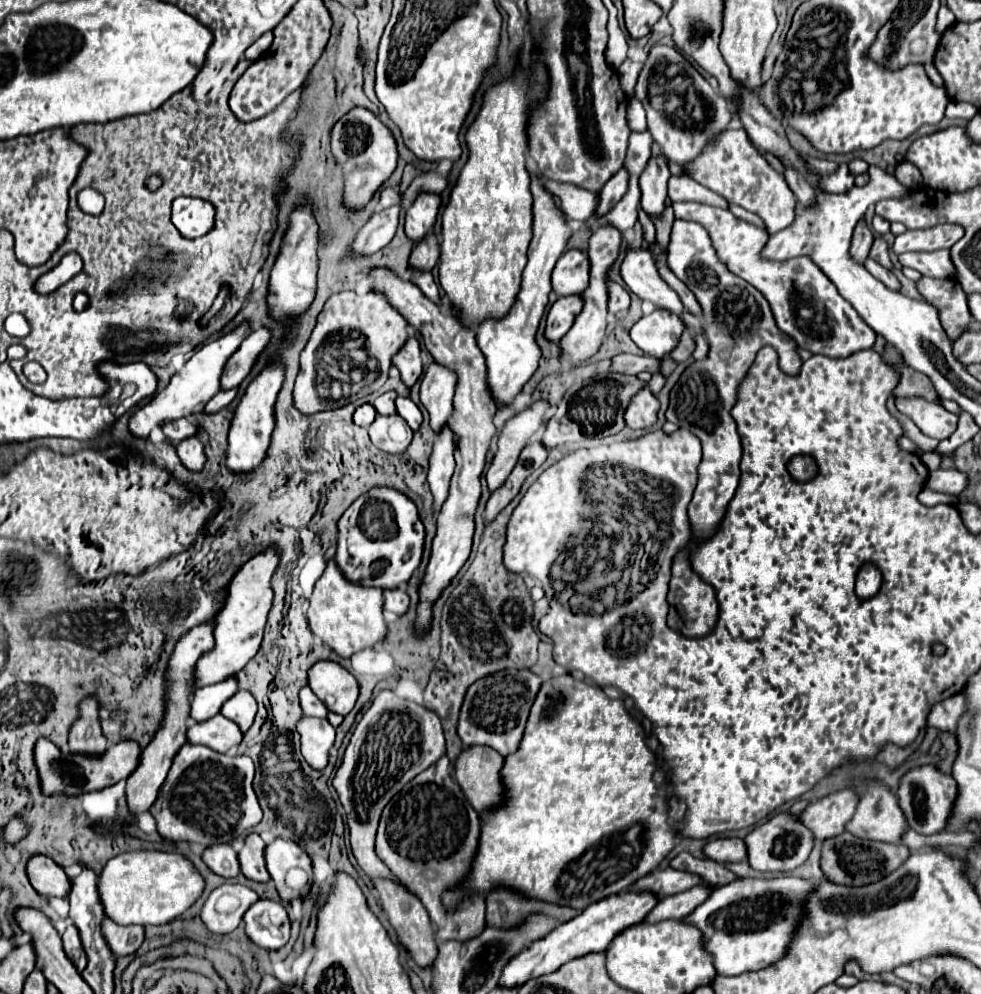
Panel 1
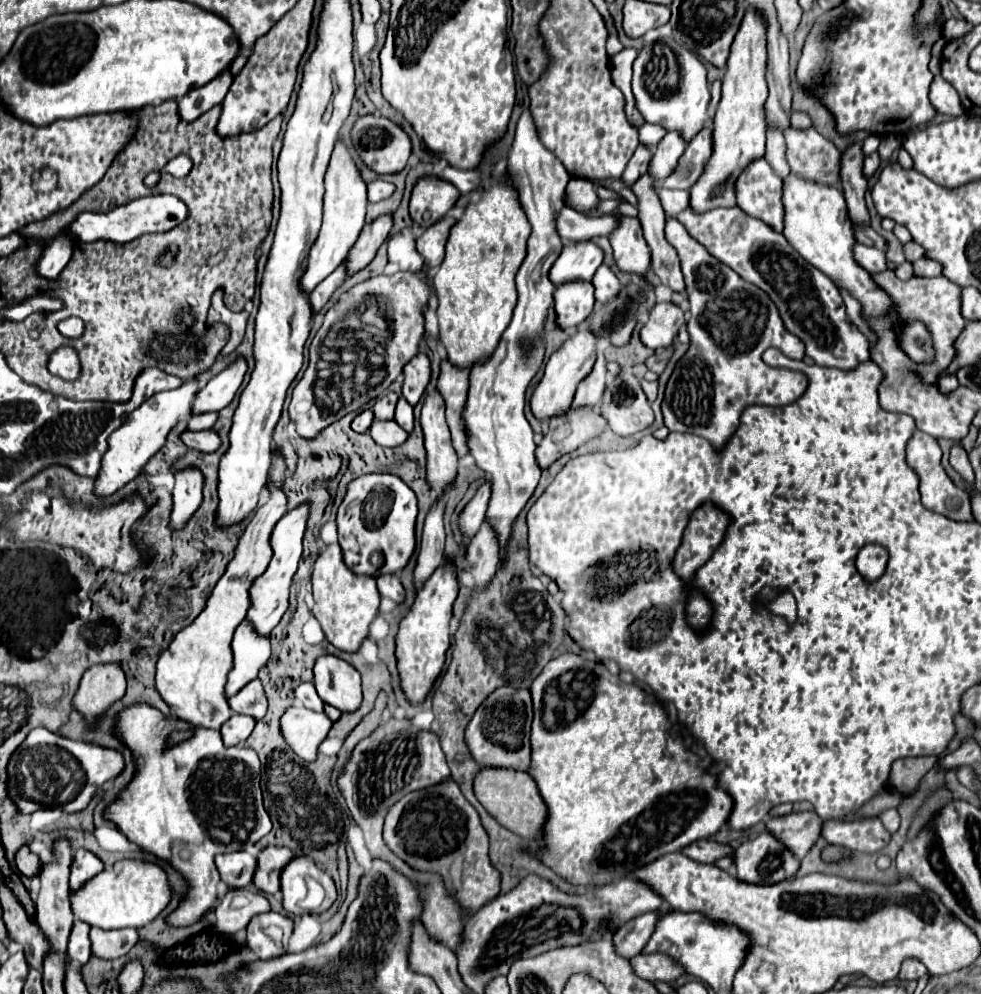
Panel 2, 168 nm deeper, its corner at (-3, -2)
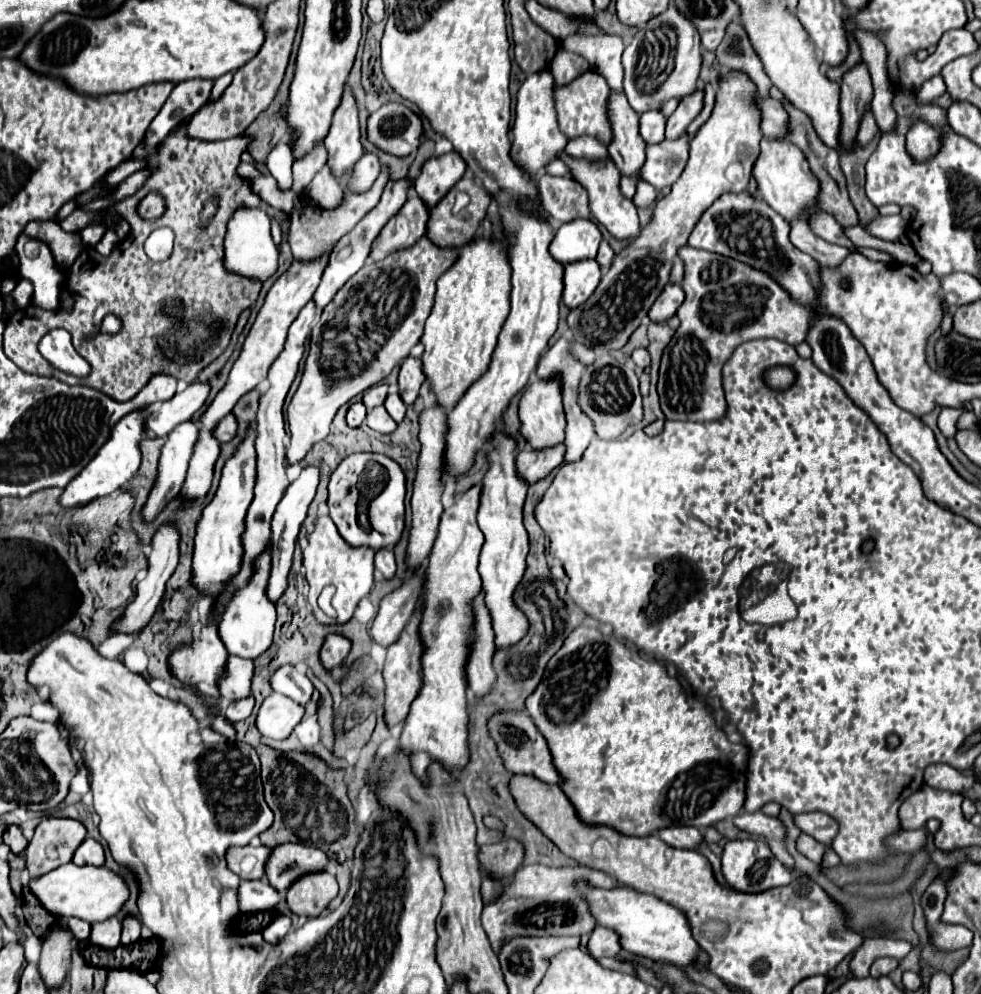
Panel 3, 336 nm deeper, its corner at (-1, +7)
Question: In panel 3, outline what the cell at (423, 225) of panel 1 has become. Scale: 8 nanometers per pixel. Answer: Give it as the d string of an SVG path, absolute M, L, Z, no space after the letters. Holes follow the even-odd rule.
M457 152L429 158L421 168L419 178L413 182L413 188L425 206L433 208L461 180L465 168L467 166Z

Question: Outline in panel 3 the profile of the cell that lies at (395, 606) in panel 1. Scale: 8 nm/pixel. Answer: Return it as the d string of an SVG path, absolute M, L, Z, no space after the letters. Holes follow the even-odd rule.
M391 548L375 554L375 568L377 568L387 580L395 576L397 566L395 566L395 558L393 558L393 550L391 550Z

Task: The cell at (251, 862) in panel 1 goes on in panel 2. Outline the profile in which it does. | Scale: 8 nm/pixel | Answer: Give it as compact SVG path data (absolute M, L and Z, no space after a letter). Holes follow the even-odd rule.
M267 847L259 855L259 865L255 873L255 887L263 893L275 895L281 887L281 869L295 857L291 849L285 847Z

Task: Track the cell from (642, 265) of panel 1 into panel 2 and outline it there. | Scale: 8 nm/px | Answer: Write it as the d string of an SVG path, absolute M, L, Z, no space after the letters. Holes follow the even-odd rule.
M617 215L617 219L619 225L609 235L609 241L619 269L635 275L647 275L651 253L643 239L639 219L627 215Z

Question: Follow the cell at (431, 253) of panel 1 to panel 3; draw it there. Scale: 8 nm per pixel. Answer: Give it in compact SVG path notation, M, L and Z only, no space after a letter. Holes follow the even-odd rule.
M463 178L463 180L459 180L459 182L455 184L455 188L451 188L451 192L429 212L427 234L425 234L425 236L427 236L435 246L439 246L439 248L455 248L455 250L459 250L461 246L465 246L465 244L475 236L475 232L477 232L477 228L479 228L479 222L487 216L487 206L489 206L489 202L491 202L491 198L489 198L487 190L481 188L479 184L475 184L473 178ZM457 192L467 192L467 194L471 196L471 202L467 204L467 208L463 208L463 210L455 216L455 214L451 214L451 208L453 208L453 202L455 202Z

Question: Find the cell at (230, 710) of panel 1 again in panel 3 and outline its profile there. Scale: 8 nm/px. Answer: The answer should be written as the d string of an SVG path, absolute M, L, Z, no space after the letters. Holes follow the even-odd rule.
M229 656L227 664L227 680L219 684L221 690L221 700L225 702L237 702L243 698L249 698L251 692L251 680L255 674L255 664L251 660L243 660L237 656Z

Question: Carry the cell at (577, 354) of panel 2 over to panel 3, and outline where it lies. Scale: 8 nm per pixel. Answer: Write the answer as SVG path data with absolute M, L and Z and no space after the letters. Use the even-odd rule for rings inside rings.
M549 376L545 380L537 380L527 386L519 400L519 416L521 416L521 434L533 448L543 448L551 444L559 444L565 438L565 412L563 412L563 394L559 376Z

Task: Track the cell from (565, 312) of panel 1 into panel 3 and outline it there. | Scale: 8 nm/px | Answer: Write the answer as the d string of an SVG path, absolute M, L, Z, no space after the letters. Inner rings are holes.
M583 260L579 264L567 264L563 276L563 302L567 308L579 308L589 300L601 280L601 270L595 260Z

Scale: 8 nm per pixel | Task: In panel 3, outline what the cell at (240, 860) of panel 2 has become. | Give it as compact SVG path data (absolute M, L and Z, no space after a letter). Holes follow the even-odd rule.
M235 846L229 848L225 858L227 858L227 868L235 872L241 880L259 880L263 878L263 866L267 862L271 848L267 846Z

